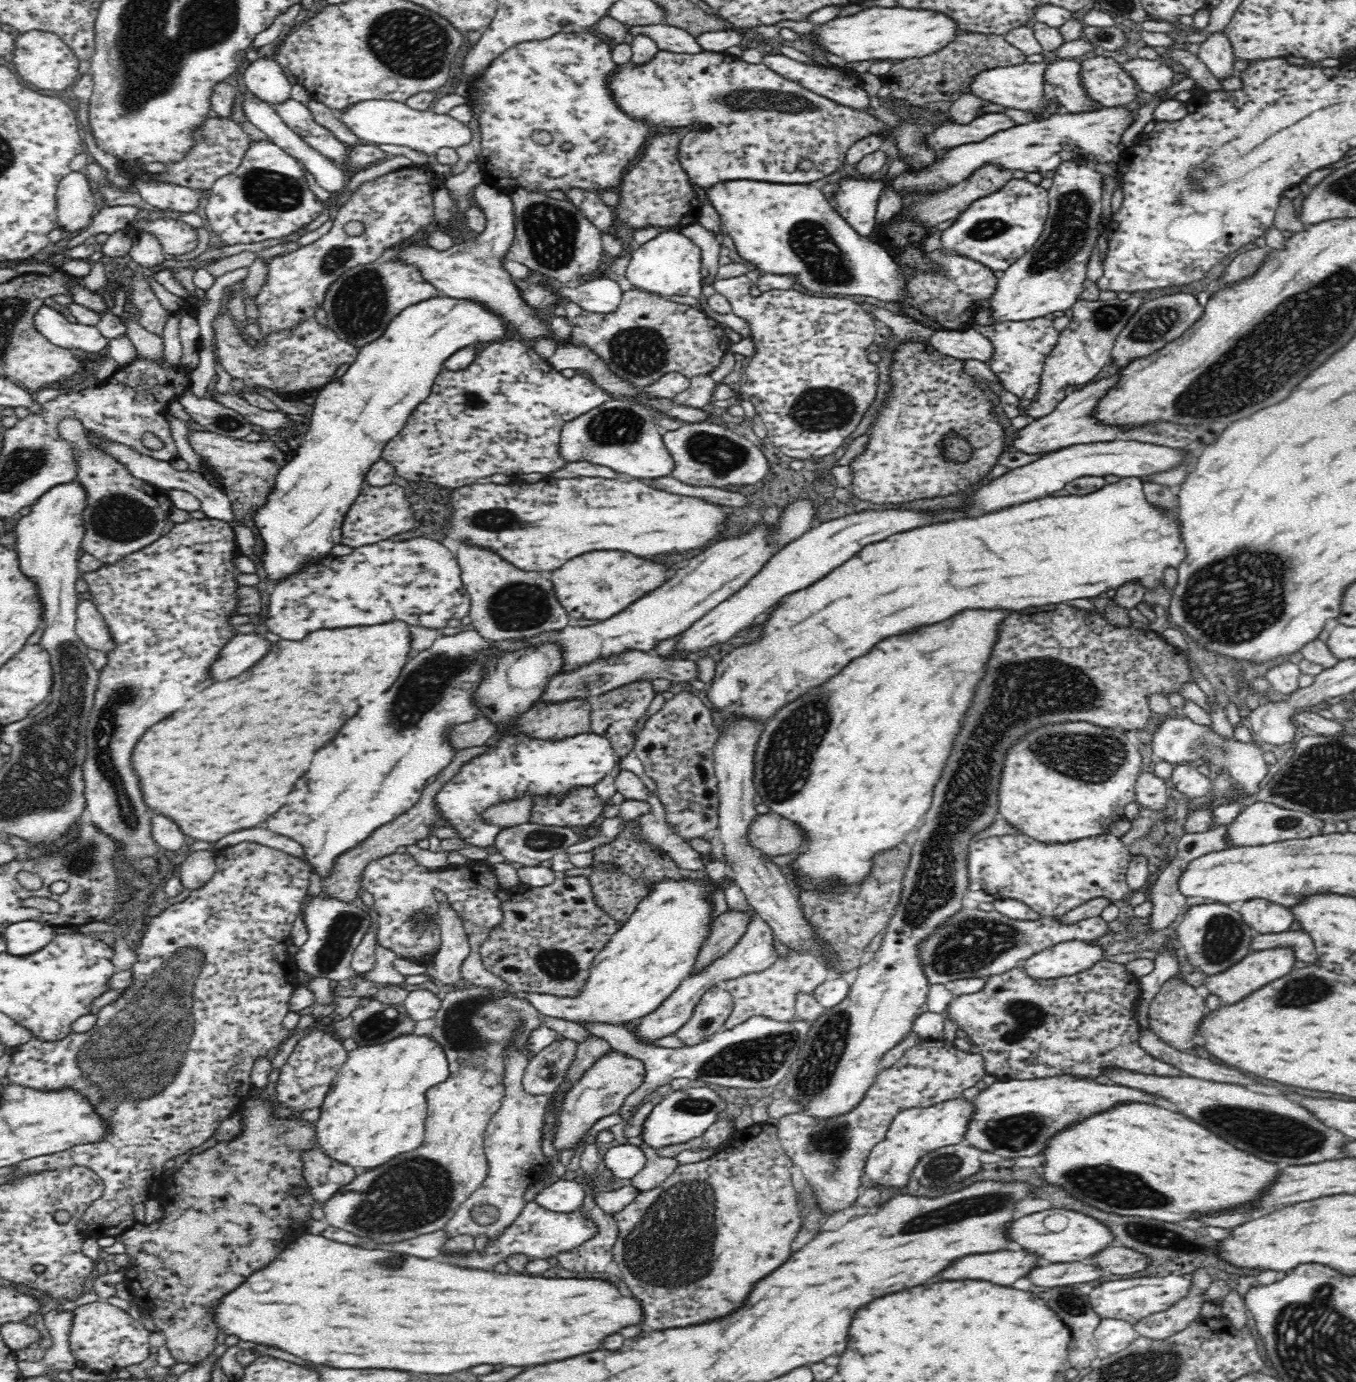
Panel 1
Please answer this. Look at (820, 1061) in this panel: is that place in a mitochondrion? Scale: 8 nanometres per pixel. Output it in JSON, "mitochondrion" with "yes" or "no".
{"mitochondrion":"yes"}

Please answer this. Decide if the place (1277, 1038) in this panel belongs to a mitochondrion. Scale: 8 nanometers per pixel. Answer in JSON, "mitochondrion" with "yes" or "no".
{"mitochondrion":"no"}

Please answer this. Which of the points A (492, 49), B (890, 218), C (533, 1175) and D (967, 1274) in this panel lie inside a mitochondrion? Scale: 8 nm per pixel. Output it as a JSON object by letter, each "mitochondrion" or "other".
{"A":"other","B":"other","C":"other","D":"other"}

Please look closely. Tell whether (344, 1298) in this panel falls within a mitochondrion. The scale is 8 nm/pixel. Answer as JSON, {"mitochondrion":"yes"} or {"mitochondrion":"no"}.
{"mitochondrion":"no"}

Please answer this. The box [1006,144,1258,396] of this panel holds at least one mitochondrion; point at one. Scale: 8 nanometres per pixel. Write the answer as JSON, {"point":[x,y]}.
{"point":[1072,224]}

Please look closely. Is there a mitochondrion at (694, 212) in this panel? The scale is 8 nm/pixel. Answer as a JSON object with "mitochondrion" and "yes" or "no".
{"mitochondrion":"no"}

